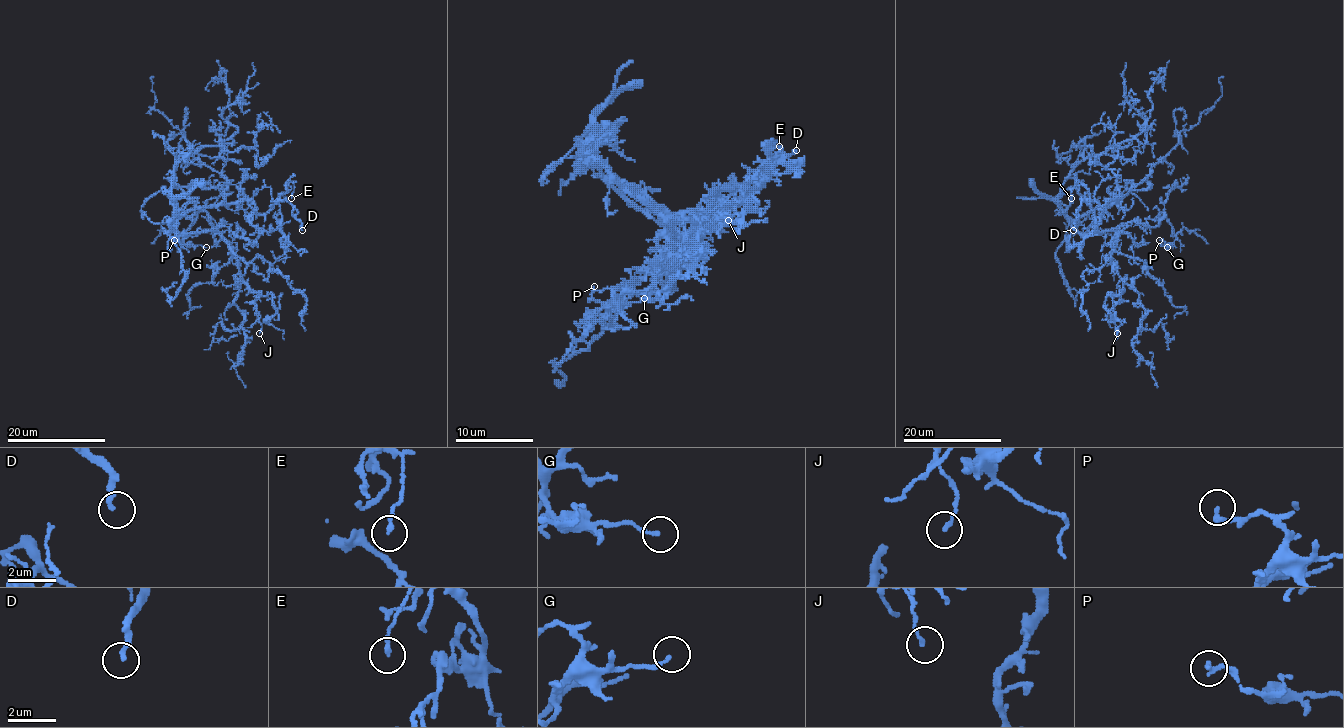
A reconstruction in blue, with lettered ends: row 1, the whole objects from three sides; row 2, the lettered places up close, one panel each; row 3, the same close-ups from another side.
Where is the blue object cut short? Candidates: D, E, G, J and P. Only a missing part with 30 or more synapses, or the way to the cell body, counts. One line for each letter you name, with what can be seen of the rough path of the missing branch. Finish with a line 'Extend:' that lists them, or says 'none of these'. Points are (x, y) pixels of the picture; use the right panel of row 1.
Extend: none of these

